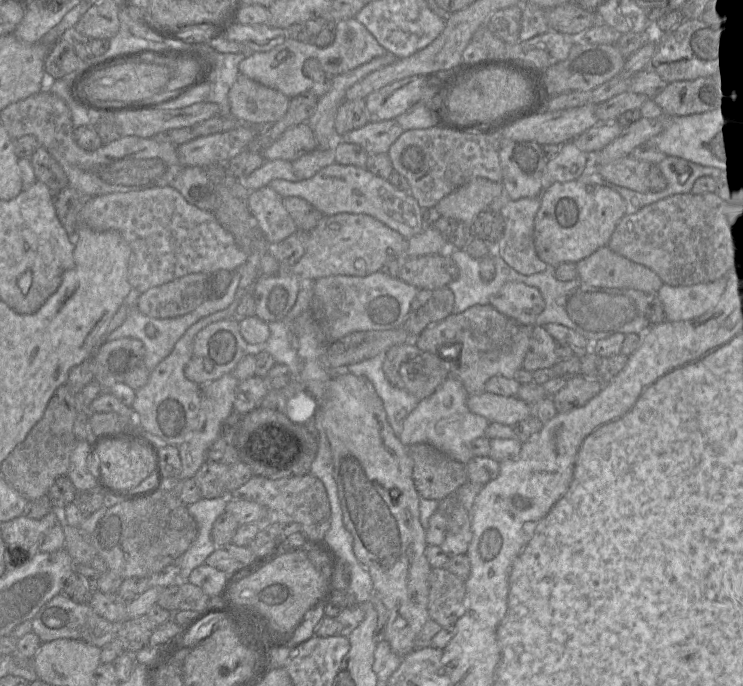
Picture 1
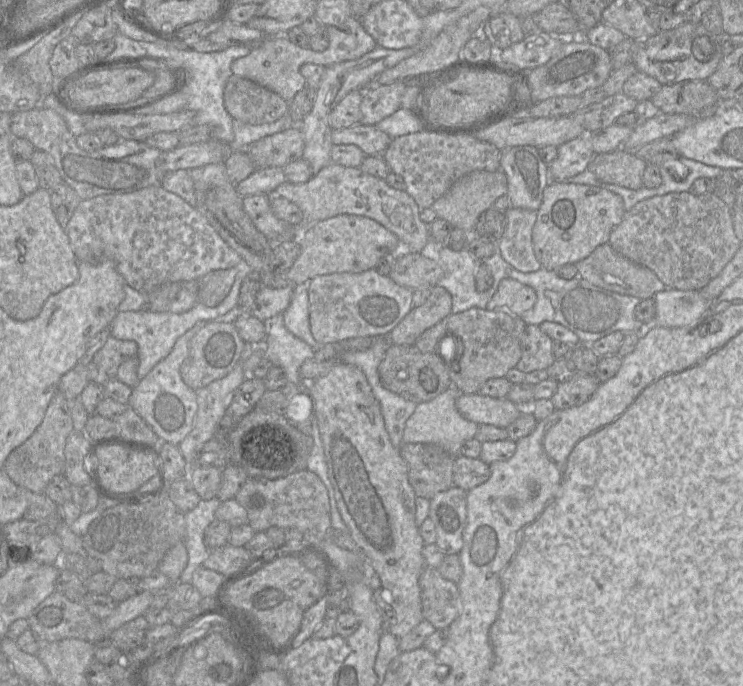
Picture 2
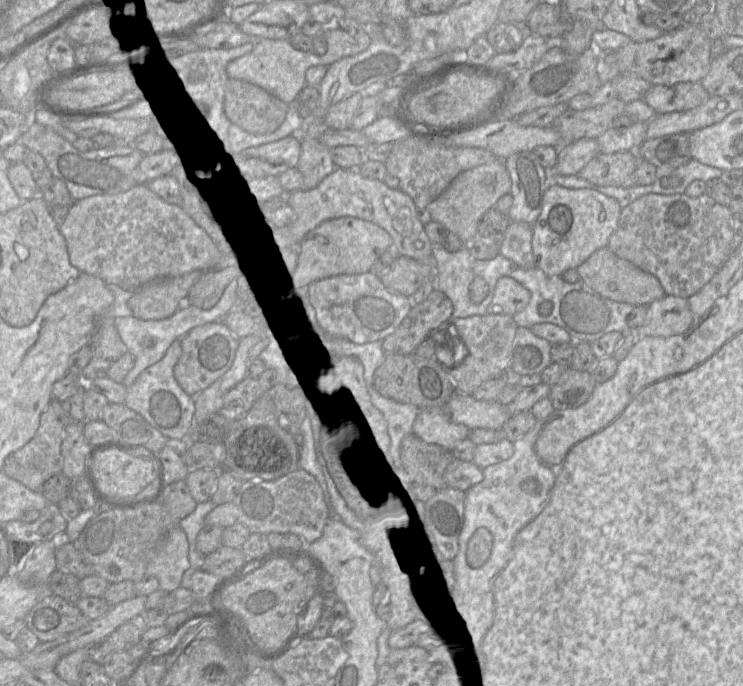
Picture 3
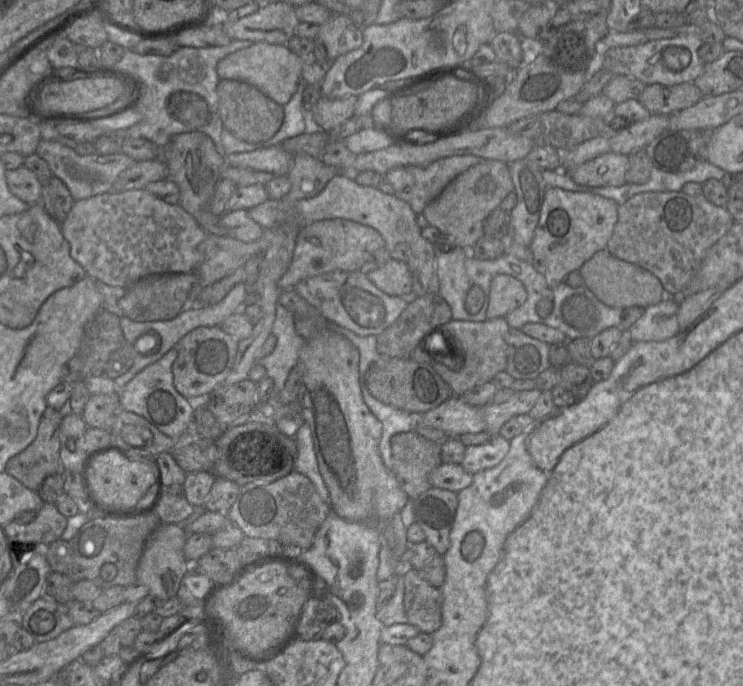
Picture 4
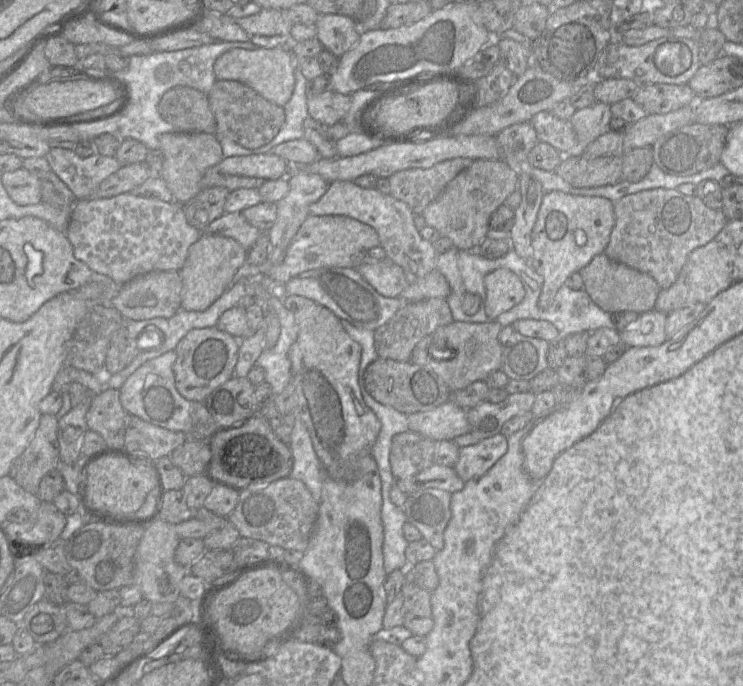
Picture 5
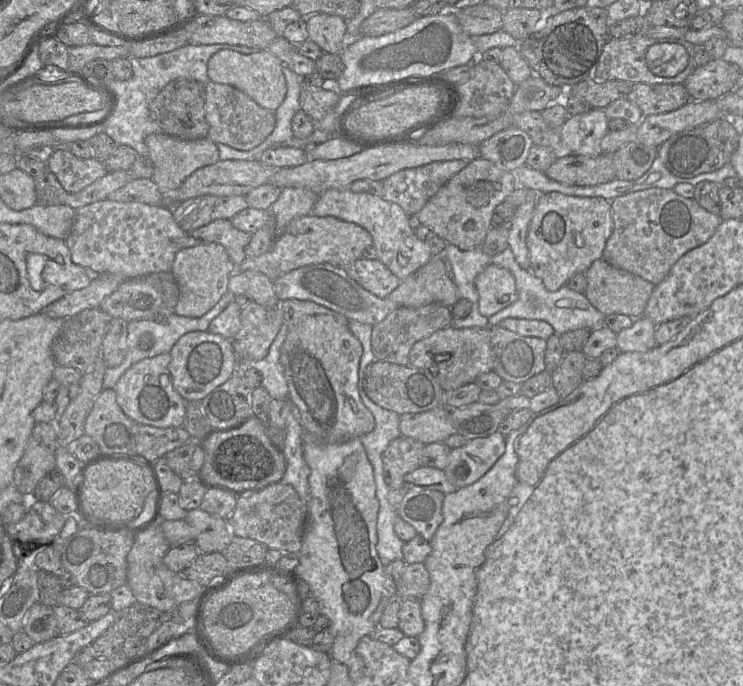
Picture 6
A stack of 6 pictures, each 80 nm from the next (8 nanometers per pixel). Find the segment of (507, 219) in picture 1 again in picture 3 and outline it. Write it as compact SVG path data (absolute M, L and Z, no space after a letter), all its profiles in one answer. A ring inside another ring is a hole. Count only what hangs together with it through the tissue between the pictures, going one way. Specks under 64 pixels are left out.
M510 222L503 240L499 243L500 255L511 260L521 269L536 267L532 251L533 225Z

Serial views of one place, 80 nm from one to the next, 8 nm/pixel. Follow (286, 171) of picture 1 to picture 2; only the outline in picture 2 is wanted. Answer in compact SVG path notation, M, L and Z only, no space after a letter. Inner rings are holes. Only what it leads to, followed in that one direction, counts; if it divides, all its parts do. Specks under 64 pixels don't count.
M268 167L255 169L246 179L236 185L241 197L255 194L273 195L275 189L286 182L282 167Z

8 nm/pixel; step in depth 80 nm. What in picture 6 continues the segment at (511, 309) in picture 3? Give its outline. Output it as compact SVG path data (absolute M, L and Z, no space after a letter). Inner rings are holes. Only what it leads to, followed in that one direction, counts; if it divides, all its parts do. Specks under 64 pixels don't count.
M490 265L475 279L478 292L479 313L489 318L512 305L518 299L516 280L512 273L503 267Z

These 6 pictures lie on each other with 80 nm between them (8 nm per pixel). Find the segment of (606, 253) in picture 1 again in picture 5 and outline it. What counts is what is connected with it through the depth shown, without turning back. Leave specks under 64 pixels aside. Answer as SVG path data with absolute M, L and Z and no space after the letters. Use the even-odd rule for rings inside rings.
M602 253L585 266L580 275L584 282L583 289L593 302L607 313L613 314L633 311L638 314L655 309L657 297L662 290L654 278L624 264L615 262Z

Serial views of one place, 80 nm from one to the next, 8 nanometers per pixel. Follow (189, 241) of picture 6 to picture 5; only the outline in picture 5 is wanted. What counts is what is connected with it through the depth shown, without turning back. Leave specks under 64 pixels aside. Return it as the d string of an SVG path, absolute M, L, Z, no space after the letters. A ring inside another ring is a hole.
M240 212L223 213L201 232L232 238L245 250L249 250L262 234Z

